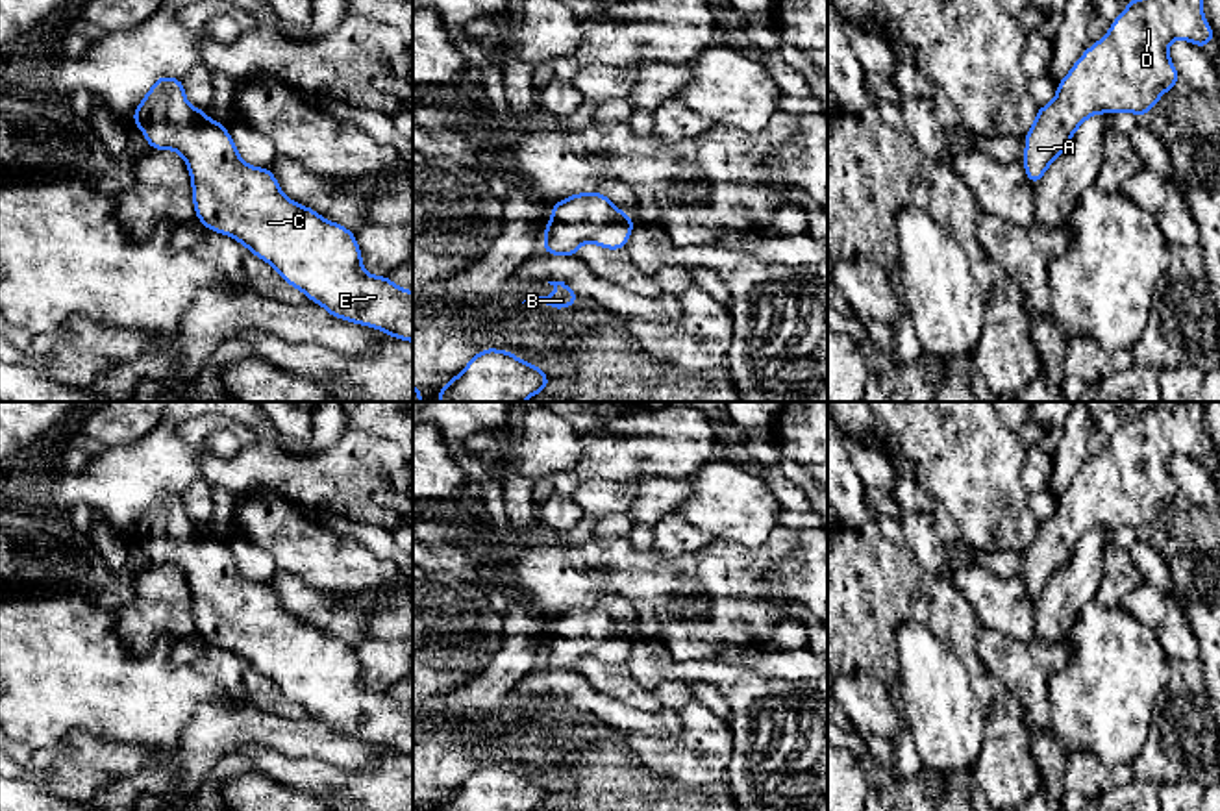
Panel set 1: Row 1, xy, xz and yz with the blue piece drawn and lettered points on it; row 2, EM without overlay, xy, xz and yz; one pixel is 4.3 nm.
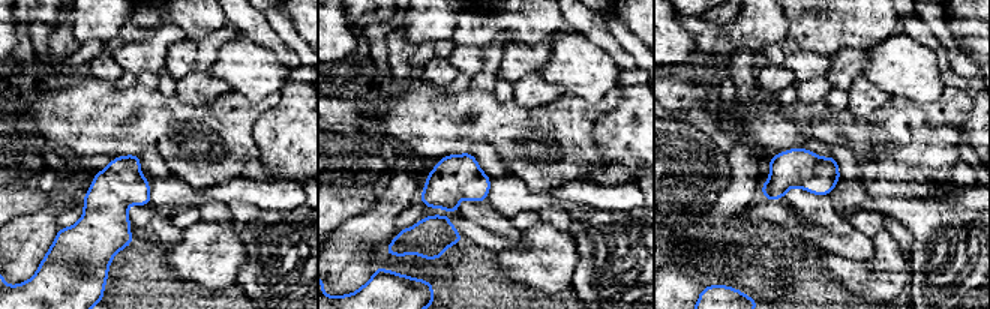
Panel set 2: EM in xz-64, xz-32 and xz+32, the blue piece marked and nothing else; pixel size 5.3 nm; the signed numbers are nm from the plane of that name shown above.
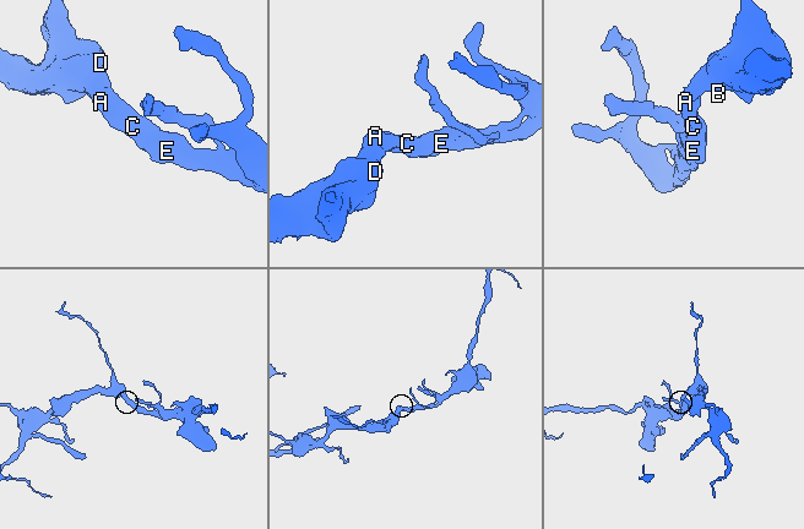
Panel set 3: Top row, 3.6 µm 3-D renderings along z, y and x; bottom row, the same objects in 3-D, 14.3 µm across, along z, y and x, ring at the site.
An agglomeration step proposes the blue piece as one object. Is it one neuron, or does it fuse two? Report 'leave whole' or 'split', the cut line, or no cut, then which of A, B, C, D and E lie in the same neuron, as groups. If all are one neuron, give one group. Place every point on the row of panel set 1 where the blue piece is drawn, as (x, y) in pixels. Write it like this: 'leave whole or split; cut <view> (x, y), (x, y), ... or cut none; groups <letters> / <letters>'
leave whole; cut none; groups A B C D E

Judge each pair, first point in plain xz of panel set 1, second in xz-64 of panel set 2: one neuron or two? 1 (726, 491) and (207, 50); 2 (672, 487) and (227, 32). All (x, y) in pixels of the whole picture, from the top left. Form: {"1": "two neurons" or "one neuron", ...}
{"1": "two neurons", "2": "one neuron"}

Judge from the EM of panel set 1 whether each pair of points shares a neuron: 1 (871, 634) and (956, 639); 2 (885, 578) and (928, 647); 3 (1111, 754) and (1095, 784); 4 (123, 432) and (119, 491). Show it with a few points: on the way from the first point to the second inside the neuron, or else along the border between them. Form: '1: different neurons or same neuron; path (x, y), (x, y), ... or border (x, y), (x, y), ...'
1: same neuron; path (891, 613), (928, 611), (935, 619)
2: different neurons; border (896, 624), (909, 621), (924, 623), (946, 645)
3: different neurons; border (1069, 750), (1087, 750), (1111, 771)
4: different neurons; border (160, 421), (139, 439), (110, 449)

